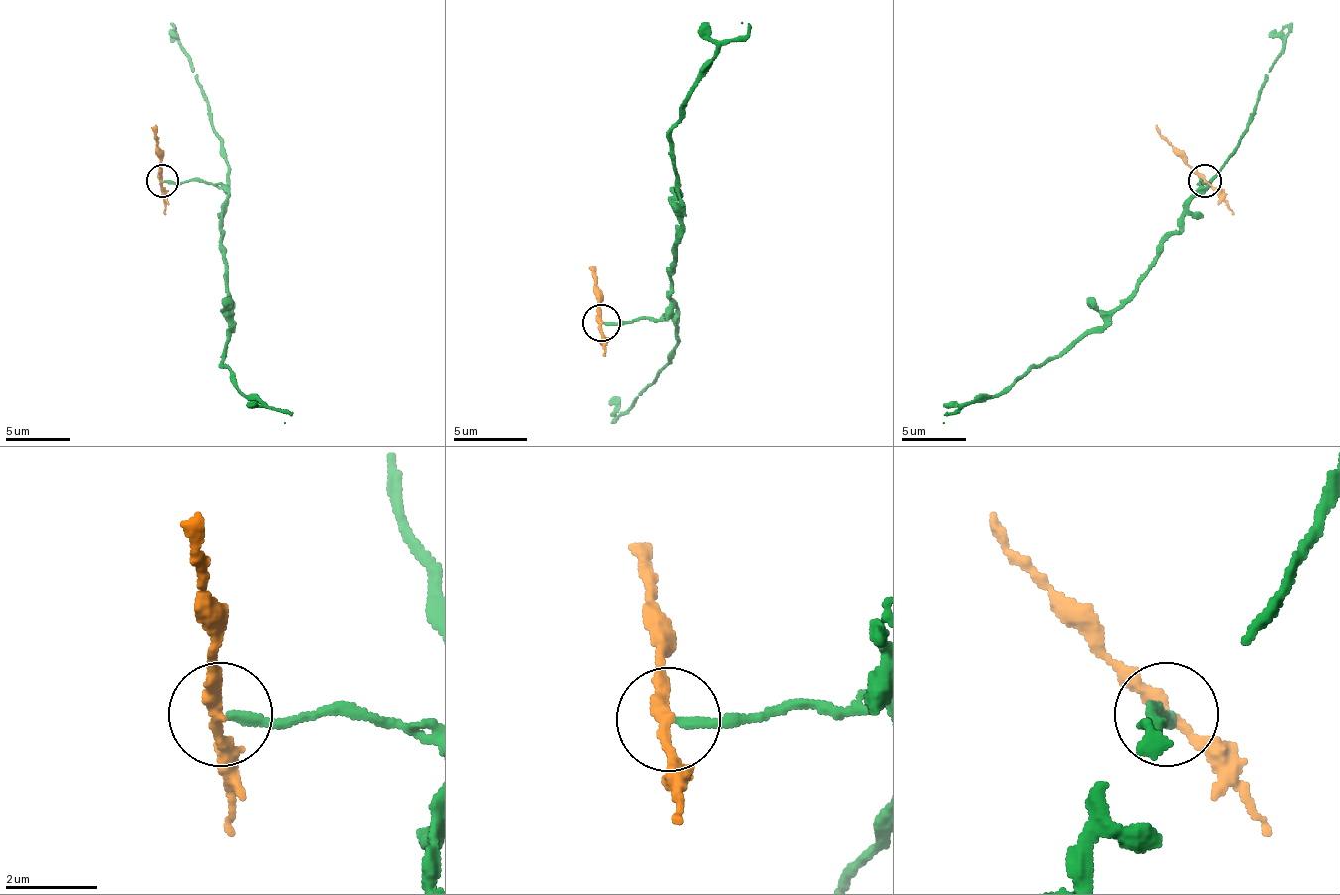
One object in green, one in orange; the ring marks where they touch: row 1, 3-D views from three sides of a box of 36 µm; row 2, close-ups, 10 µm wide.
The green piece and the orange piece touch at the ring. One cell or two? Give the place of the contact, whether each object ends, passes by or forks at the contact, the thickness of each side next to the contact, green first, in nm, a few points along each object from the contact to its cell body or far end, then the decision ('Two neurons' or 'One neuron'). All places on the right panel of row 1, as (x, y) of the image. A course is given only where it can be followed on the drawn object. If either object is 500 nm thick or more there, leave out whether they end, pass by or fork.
Place: (1205, 181). At the ring green ends. At the ring orange passes by. Thickness 200 nm (green) against 260 nm. Course of green: (1204, 180), (1184, 222), (1162, 244), (1155, 267), (1110, 318), (988, 396), (943, 415), (943, 422). Course of orange: (1204, 180), (1155, 125). Two neurons

